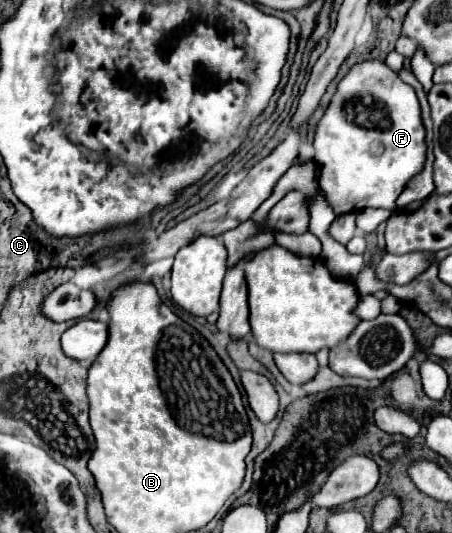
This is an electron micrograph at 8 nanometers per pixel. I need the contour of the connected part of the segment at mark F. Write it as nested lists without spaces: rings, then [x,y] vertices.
[[[363,60],[363,62],[353,64],[353,66],[349,68],[349,72],[341,78],[341,82],[337,84],[337,92],[333,94],[333,98],[331,98],[331,102],[329,102],[329,106],[327,106],[327,110],[325,110],[325,114],[323,114],[323,118],[321,118],[319,124],[315,126],[313,150],[315,150],[313,160],[315,160],[317,166],[319,166],[319,190],[325,194],[327,202],[331,204],[331,208],[333,208],[333,212],[335,212],[337,216],[339,216],[339,214],[347,214],[347,212],[357,212],[357,210],[367,208],[367,206],[371,206],[371,208],[391,208],[391,210],[395,210],[395,200],[397,200],[397,196],[401,194],[401,188],[405,188],[407,180],[409,180],[413,174],[421,172],[423,160],[425,160],[425,128],[423,128],[423,124],[421,124],[421,110],[419,110],[419,100],[417,100],[417,96],[415,96],[415,90],[413,90],[409,84],[405,84],[383,60]]]

